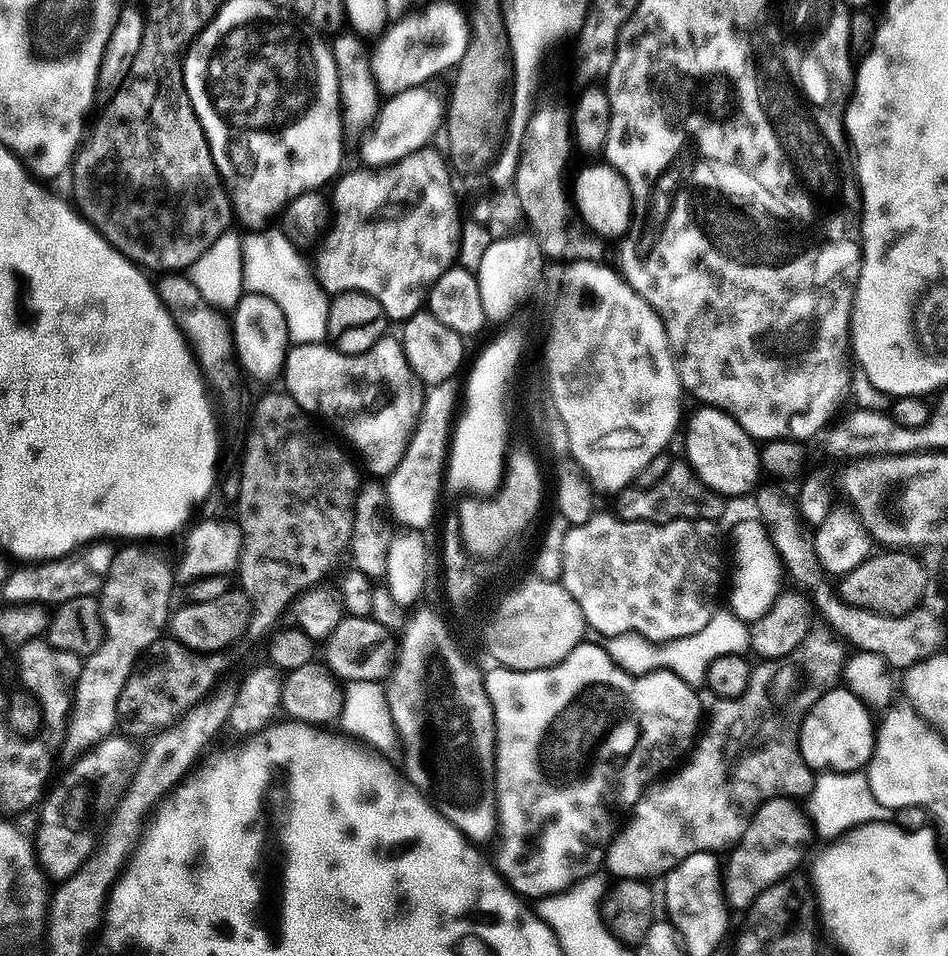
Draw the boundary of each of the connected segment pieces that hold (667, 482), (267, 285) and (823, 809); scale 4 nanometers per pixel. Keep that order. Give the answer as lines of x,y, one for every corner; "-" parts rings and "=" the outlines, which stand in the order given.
673,462
670,470
654,486
637,488
629,486
621,492
615,493
615,515
624,520
637,520
638,522
654,522
661,524
667,520
714,520
719,521
724,512
725,497
719,496
710,490
698,478
698,474
686,462
=
265,226
259,230
248,230
243,233
241,256
244,263
243,287
249,292
257,292
274,302
278,302
278,310
282,310
282,318
328,318
330,296
320,287
319,279
304,265
300,258
301,249
281,232
279,227
=
863,771
822,772
812,781
812,791
806,797
806,814
817,837
831,842
844,835
850,828
863,824
879,824
893,819
893,809
882,806
870,790
870,782

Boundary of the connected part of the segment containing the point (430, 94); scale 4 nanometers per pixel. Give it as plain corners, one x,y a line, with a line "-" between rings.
432,86
407,88
398,94
387,97
379,105
376,119
367,131
359,137
361,165
369,169
384,168
387,164
398,162
420,148
427,148
433,143
432,135
441,131
445,123
446,104

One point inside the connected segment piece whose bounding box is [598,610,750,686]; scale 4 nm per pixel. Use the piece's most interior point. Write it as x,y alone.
690,657

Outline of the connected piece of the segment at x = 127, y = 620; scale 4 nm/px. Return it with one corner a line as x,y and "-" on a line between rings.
124,546
112,560
98,599
103,622
103,642
85,657
73,692
72,710
62,733
62,754
71,762
98,742
113,735
118,726
117,704
126,680
140,656
167,627
172,586
176,584
173,567
152,556
144,546

